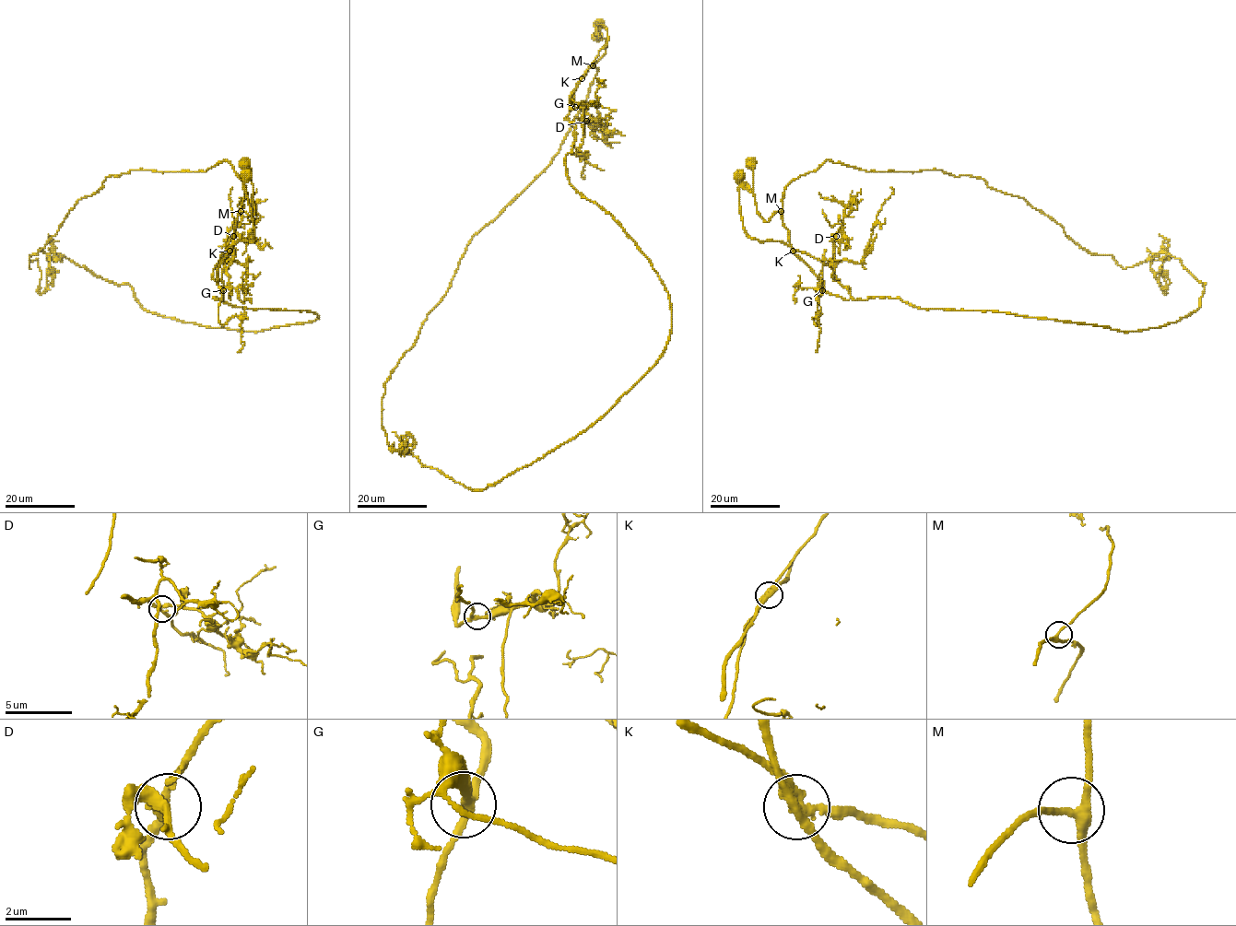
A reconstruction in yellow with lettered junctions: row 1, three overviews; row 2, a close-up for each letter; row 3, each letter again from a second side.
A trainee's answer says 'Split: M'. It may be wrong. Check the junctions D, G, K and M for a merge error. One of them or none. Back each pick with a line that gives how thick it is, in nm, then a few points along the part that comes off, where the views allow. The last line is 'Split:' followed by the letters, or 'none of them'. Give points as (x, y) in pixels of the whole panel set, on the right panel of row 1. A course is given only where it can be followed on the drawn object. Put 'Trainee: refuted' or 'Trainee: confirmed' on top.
Trainee: refuted
K: 320 nm | (793, 250), (784, 188), (826, 159), (942, 169), (1022, 197), (1124, 268), (1161, 260), (1159, 286)
Split: K

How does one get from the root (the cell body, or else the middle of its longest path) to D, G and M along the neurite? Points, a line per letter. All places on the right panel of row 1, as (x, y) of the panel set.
D: (966, 310), (921, 309), (899, 298), (853, 299), (850, 290), (833, 275), (833, 240), (836, 236)
G: (966, 310), (921, 309), (899, 298), (853, 299), (830, 267), (795, 251), (824, 283), (822, 290)
M: (966, 310), (921, 309), (899, 298), (853, 299), (850, 290), (833, 279), (830, 267), (790, 246), (781, 211)

